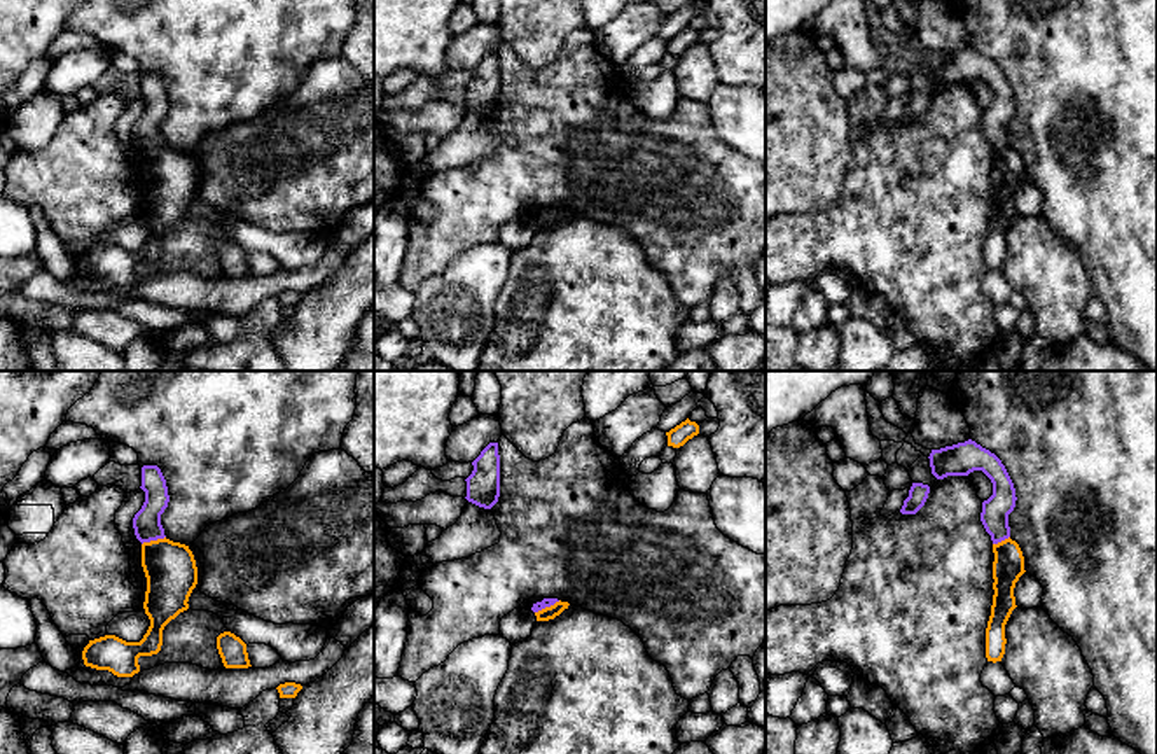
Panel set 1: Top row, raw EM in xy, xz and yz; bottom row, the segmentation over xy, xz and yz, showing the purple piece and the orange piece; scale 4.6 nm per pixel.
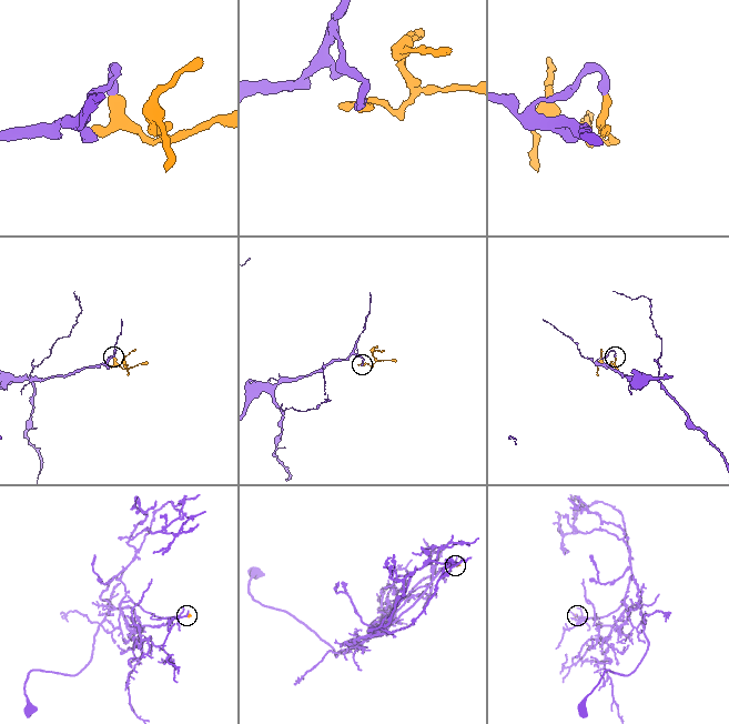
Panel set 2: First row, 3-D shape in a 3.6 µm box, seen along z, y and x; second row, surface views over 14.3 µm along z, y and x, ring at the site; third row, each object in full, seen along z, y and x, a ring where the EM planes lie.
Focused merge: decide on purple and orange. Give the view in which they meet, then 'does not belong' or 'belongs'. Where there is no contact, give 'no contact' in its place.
contact in xz; does not belong

